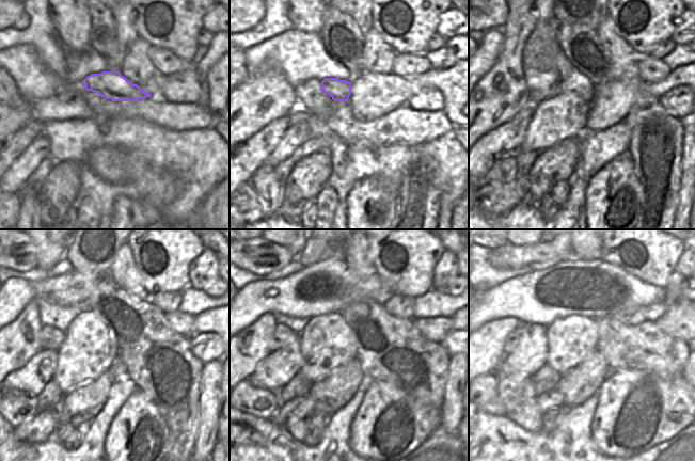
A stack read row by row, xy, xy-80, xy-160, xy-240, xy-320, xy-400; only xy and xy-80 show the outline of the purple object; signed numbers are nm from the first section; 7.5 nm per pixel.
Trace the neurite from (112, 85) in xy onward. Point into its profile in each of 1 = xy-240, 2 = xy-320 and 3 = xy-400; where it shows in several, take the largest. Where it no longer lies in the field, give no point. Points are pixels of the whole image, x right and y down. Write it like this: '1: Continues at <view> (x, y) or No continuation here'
1: Continues at xy-240 (50, 337)
2: Continues at xy-320 (282, 335)
3: Continues at xy-400 (512, 339).

